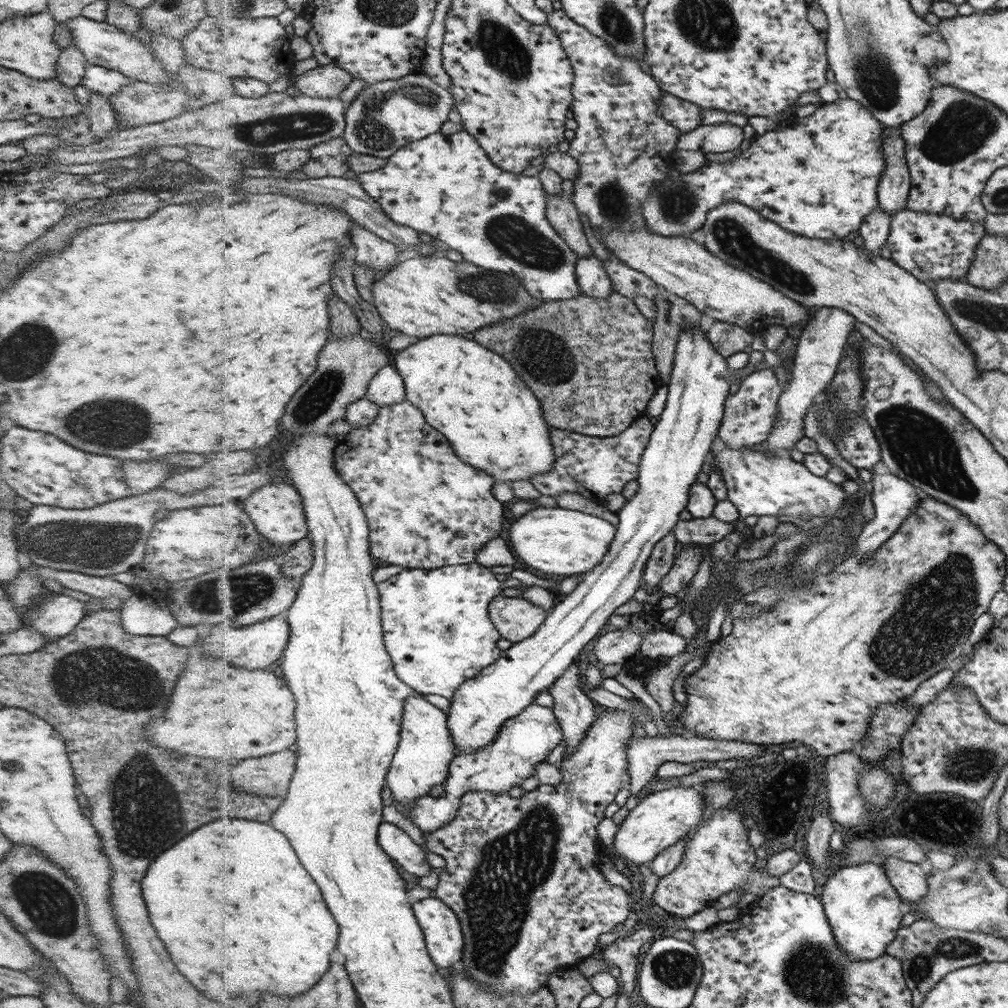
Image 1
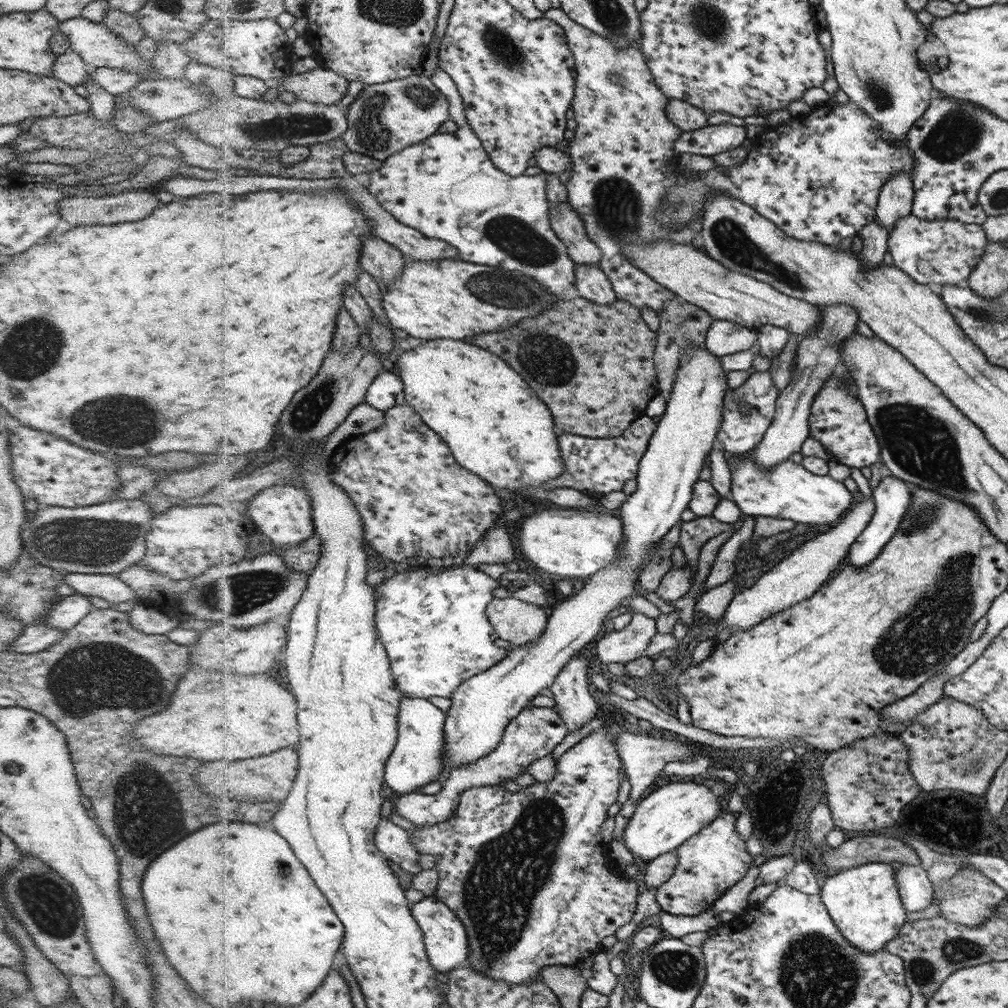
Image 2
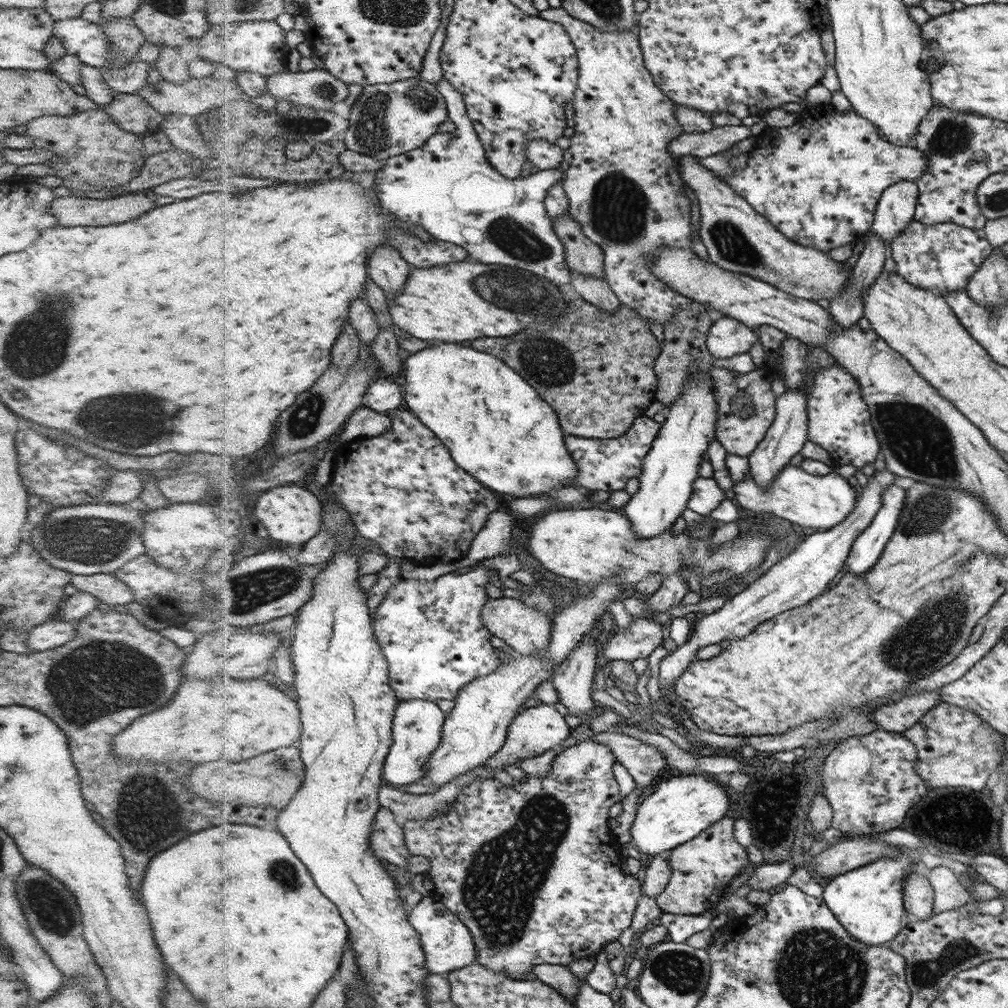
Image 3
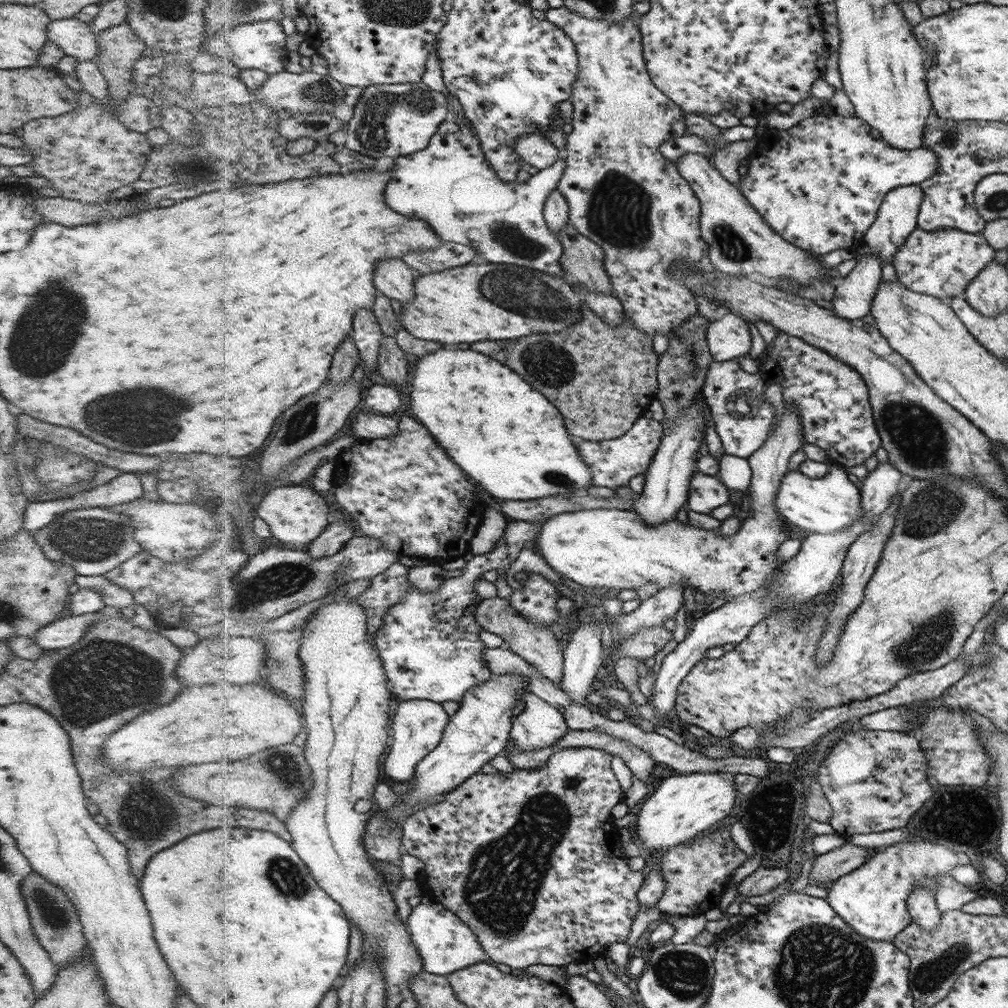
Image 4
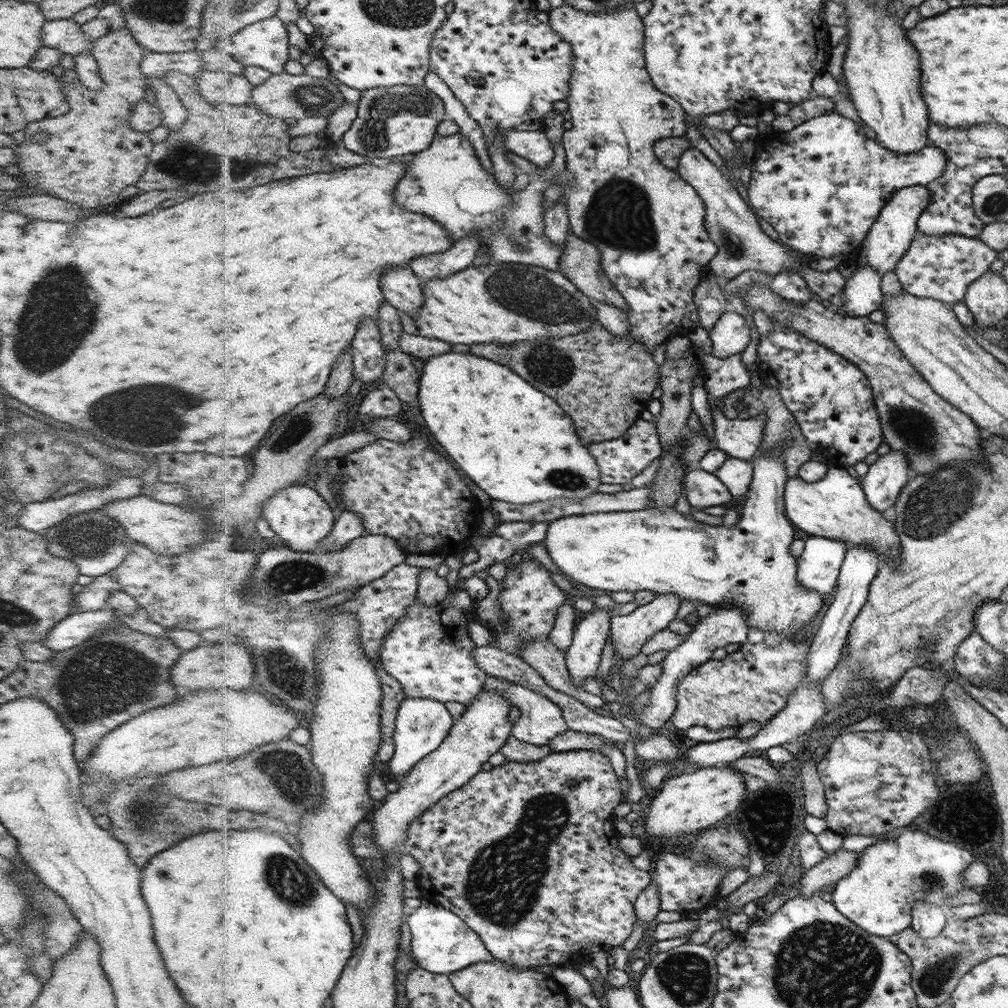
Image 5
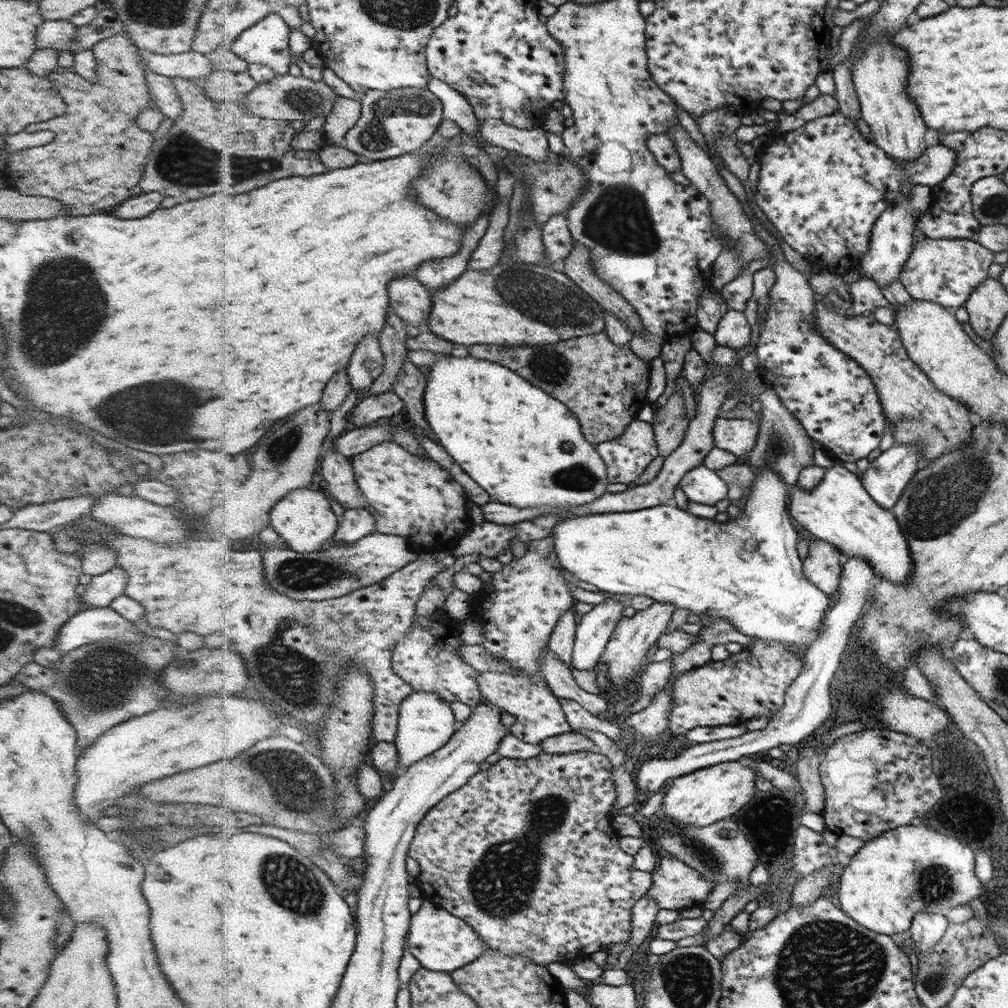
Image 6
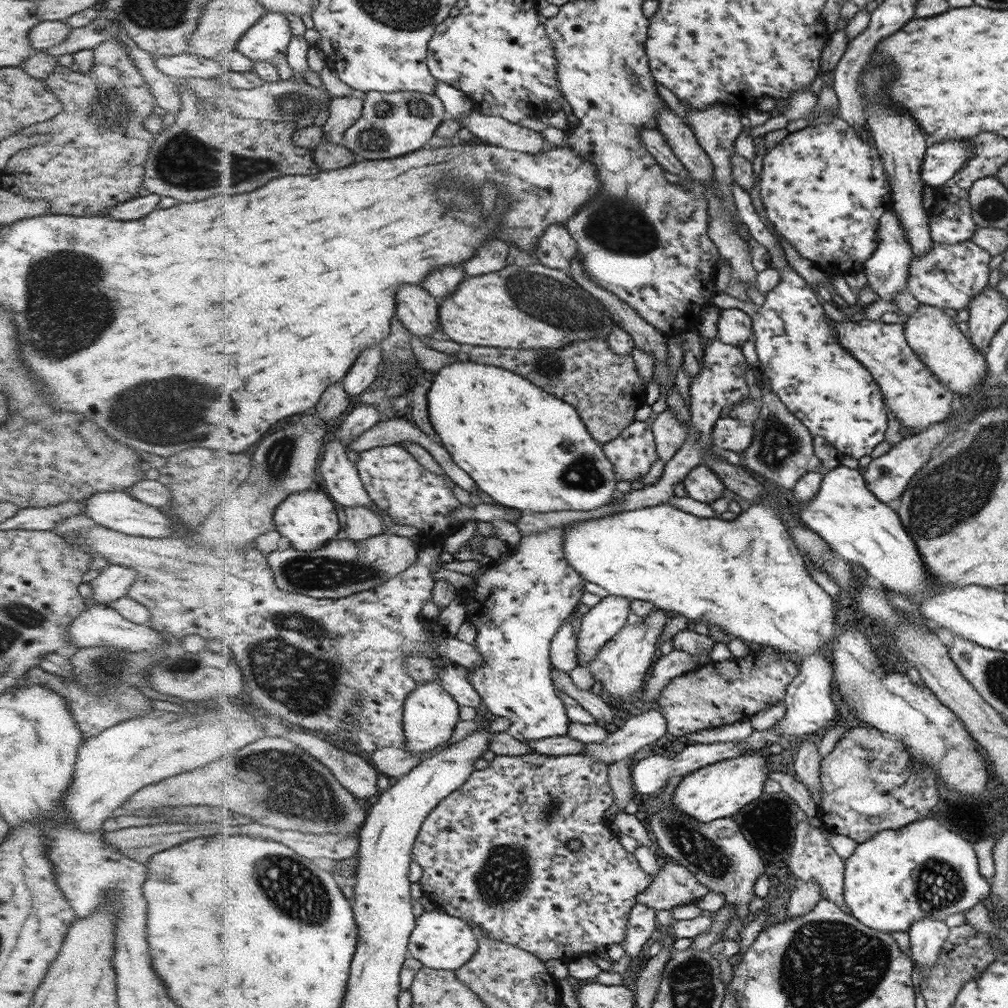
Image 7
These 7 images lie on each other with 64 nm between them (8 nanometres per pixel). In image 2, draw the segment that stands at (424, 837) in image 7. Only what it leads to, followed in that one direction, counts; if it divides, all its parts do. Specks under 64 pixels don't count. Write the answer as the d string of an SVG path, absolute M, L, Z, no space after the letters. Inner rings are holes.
M606 724L598 732L590 732L583 736L581 742L569 748L555 762L556 776L548 782L534 781L527 787L521 787L518 792L509 792L504 785L488 785L468 789L461 796L460 806L456 814L447 821L440 824L428 825L427 827L417 825L415 833L411 836L412 842L422 854L431 854L438 856L440 864L436 870L440 873L440 886L437 892L437 898L446 902L450 908L459 913L459 917L464 921L468 929L469 957L470 967L476 972L480 971L485 975L491 976L494 980L503 980L508 984L529 985L541 980L541 972L544 967L554 965L572 965L578 964L594 954L600 948L600 942L606 936L614 935L616 930L632 920L632 914L636 912L636 898L638 890L636 883L630 880L624 880L614 874L610 868L610 856L608 856L608 844L604 842L600 828L606 820L608 808L617 802L618 788L620 788L621 778L626 775L623 770L622 757L619 755L618 748L615 746L615 736L618 733L630 730L628 726L620 728L620 724ZM544 856L552 858L550 862L550 874L556 874L562 882L544 882Z

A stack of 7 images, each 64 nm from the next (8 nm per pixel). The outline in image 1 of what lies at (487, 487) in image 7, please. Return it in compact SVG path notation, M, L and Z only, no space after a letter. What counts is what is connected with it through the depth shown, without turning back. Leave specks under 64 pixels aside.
M437 334L394 354L393 363L407 384L409 401L420 408L436 430L451 440L464 462L507 484L553 470L557 458L552 444L552 426L545 419L539 397L502 356L464 336Z

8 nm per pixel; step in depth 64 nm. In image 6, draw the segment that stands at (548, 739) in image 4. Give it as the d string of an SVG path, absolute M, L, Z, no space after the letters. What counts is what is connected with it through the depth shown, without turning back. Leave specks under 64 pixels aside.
M548 535L546 538L529 540L526 544L527 551L521 558L515 557L510 563L503 564L501 570L490 574L492 588L485 584L481 594L471 597L469 609L471 619L482 627L484 633L484 642L481 646L494 657L508 661L508 665L511 665L515 672L514 674L498 671L481 672L478 681L483 700L487 704L497 706L502 713L516 717L516 722L509 729L511 735L519 738L522 742L538 745L541 740L572 731L559 697L549 687L539 666L541 666L542 653L544 653L544 649L548 648L551 635L555 631L556 625L559 624L560 617L570 611L574 604L574 598L568 590L570 582L562 576L564 570L562 570L563 566L555 551L555 538Z

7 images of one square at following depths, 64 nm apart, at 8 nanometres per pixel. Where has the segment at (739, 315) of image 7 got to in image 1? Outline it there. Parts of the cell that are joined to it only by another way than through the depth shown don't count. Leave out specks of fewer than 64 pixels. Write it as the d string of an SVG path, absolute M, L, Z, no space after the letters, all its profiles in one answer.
M716 321L705 333L707 339L714 344L716 352L723 357L732 356L732 354L744 350L748 351L750 343L753 341L753 333L729 322Z

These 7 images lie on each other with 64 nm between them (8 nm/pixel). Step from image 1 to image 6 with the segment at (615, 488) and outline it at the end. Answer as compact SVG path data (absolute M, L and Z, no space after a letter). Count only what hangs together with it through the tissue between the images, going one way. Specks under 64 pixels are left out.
M638 419L622 435L600 443L596 448L607 464L609 481L614 484L634 483L659 455L654 426Z

